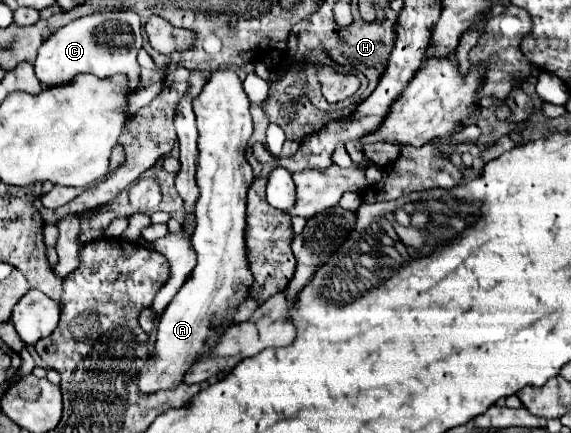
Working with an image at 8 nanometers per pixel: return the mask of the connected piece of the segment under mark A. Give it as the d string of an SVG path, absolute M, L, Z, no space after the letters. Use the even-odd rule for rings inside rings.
M214 70L208 72L206 84L202 92L194 98L194 114L198 120L198 170L196 180L200 188L200 198L196 202L196 228L194 228L194 252L196 252L196 266L190 272L190 278L182 284L182 288L176 292L172 302L166 306L162 320L158 324L158 338L154 346L154 354L148 358L144 368L138 376L138 386L142 392L158 392L158 390L170 390L174 384L183 380L184 375L191 367L191 363L197 356L204 354L215 346L220 334L218 328L224 324L224 320L230 318L234 308L246 298L246 288L252 286L254 276L248 266L246 256L246 192L248 186L254 180L252 166L246 160L246 144L252 136L252 114L250 114L250 100L242 88L242 80L234 70Z

